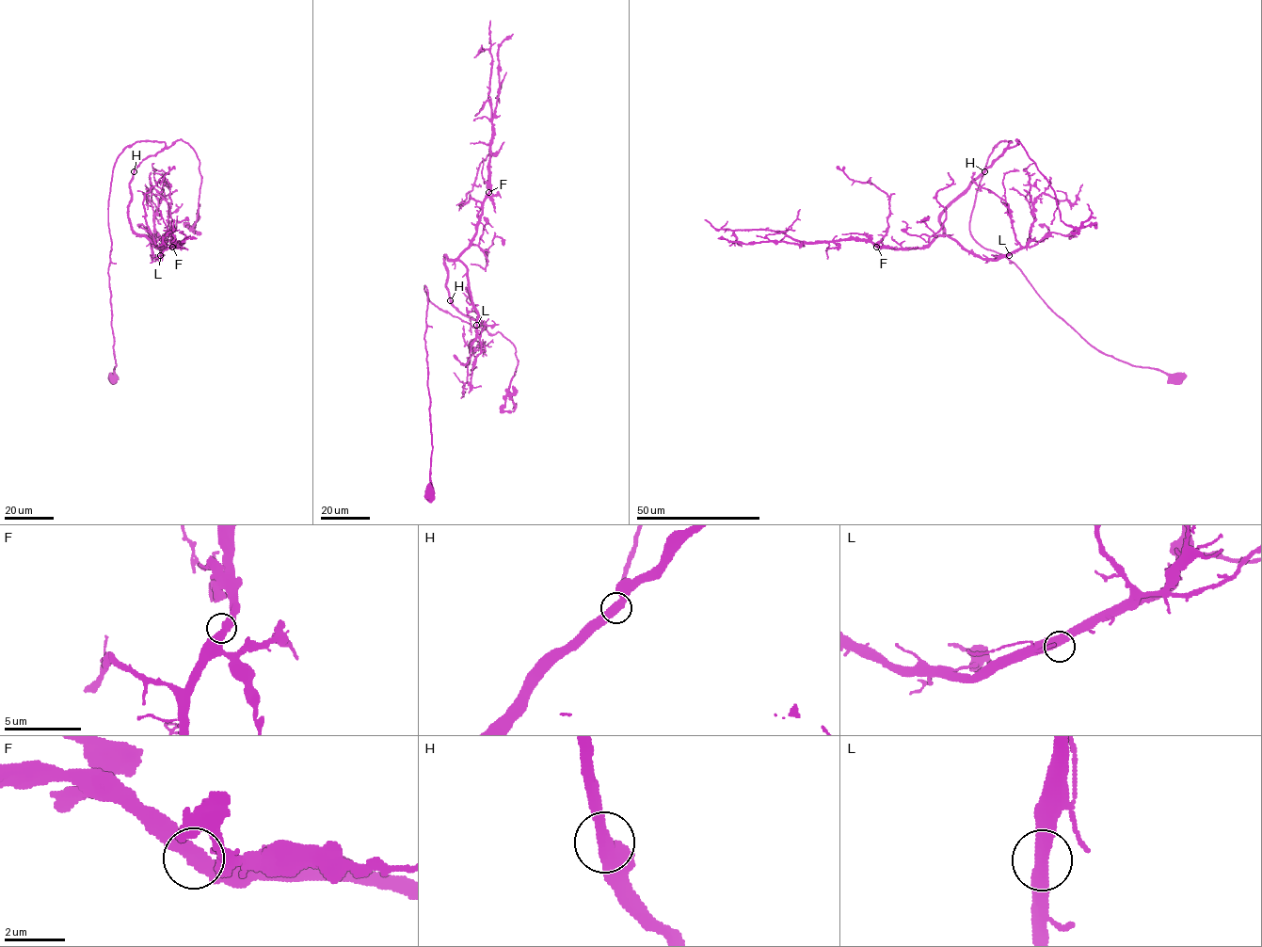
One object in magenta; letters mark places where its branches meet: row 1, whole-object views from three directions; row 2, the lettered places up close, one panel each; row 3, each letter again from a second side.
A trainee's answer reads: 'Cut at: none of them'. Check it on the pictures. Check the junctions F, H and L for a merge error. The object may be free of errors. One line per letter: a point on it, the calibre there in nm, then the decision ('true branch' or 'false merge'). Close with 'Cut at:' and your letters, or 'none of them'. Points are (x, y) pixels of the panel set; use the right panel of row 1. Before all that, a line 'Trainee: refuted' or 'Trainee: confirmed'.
Trainee: confirmed
F: at (876, 247); 420 nm thick; true branch
H: at (984, 171); 420 nm thick; true branch
L: at (1009, 255); 480 nm thick; true branch
Cut at: none of them

